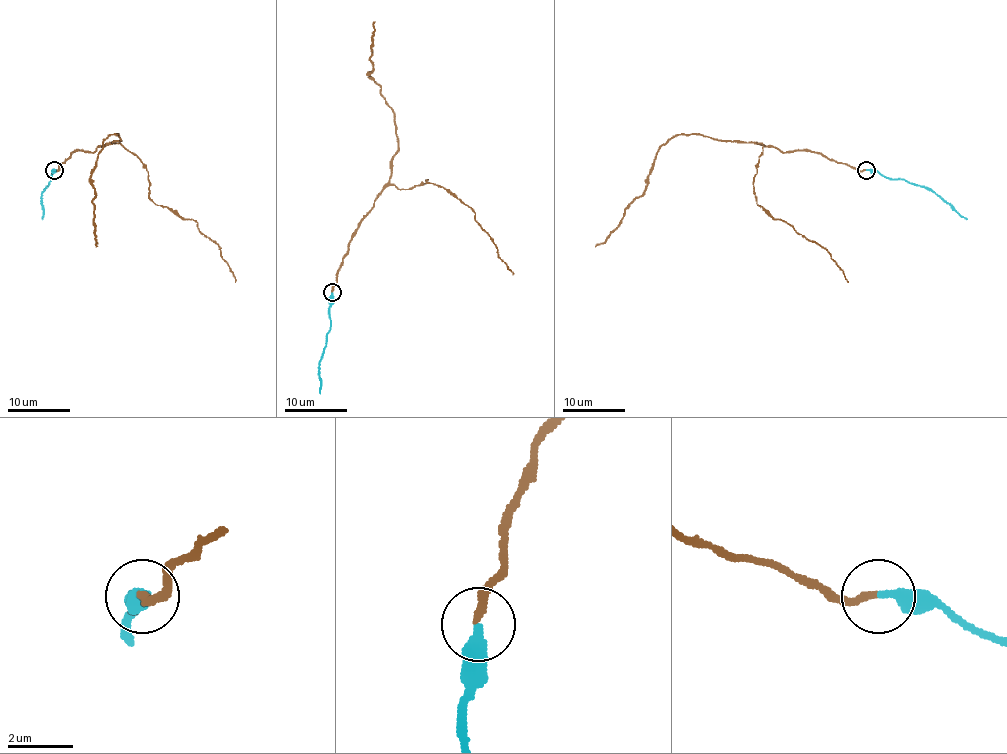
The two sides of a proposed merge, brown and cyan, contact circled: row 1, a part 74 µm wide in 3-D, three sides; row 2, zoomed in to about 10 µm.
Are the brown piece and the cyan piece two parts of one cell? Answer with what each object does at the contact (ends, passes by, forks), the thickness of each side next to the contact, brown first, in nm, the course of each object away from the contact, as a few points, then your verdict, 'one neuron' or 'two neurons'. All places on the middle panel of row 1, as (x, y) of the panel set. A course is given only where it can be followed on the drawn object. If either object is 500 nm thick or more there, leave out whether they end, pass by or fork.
brown ends; cyan ends; calibres 240 and 380 nm; course brown (331, 292), (352, 234), (375, 198), (388, 186), (411, 189), (427, 179), (475, 214), (513, 275); course cyan (331, 292), (330, 330), (319, 363), (320, 394); two neurons

